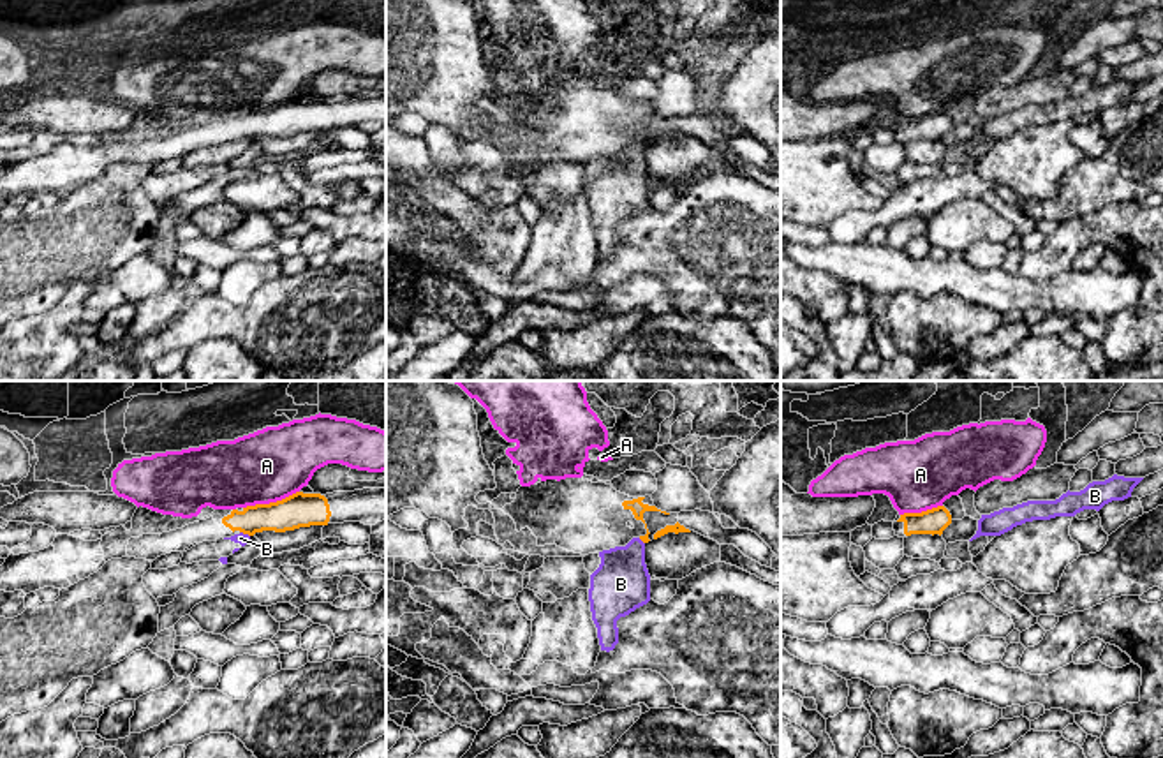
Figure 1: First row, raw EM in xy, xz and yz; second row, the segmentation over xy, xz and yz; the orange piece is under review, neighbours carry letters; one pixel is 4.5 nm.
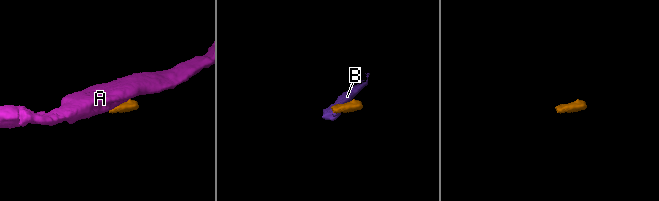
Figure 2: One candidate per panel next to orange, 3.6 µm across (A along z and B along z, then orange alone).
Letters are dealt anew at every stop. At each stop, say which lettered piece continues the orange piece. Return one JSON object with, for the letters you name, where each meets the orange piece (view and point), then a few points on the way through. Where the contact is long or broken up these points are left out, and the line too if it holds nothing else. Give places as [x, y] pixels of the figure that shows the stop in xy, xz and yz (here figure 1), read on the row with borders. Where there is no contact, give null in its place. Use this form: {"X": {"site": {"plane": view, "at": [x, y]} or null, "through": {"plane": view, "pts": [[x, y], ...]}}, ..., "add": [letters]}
{"add": []}

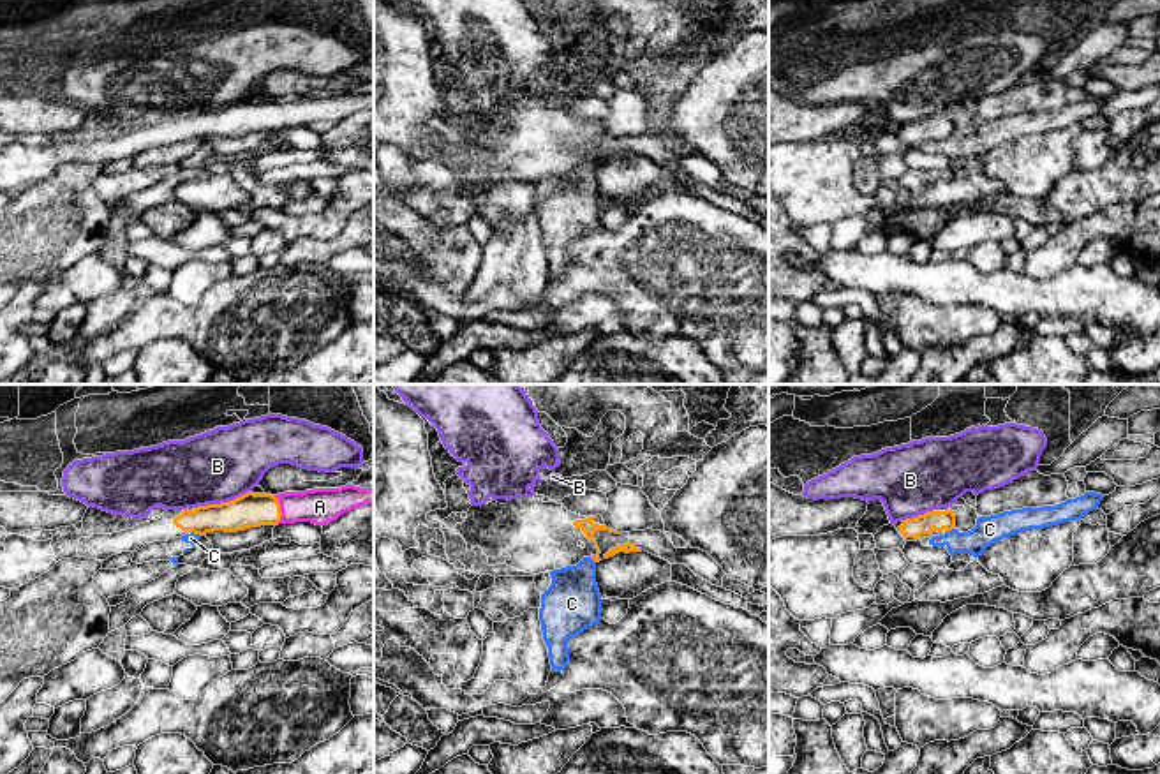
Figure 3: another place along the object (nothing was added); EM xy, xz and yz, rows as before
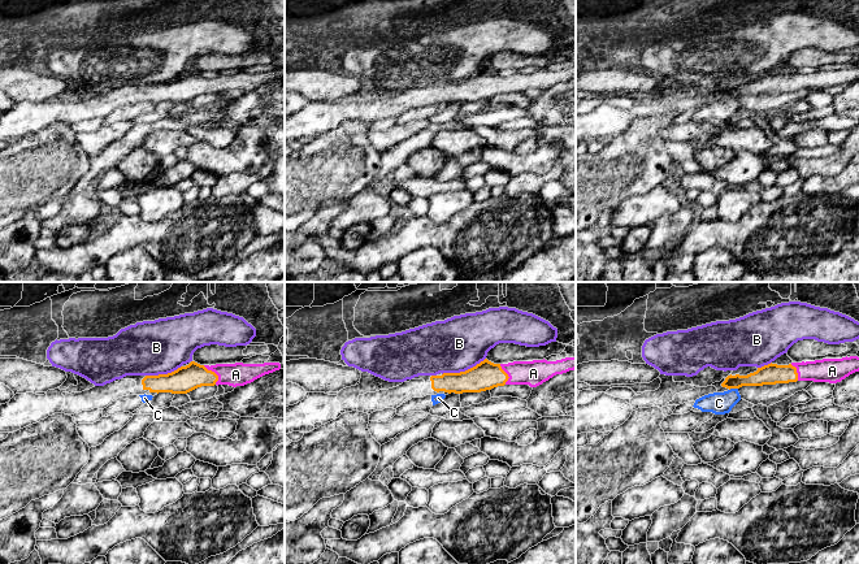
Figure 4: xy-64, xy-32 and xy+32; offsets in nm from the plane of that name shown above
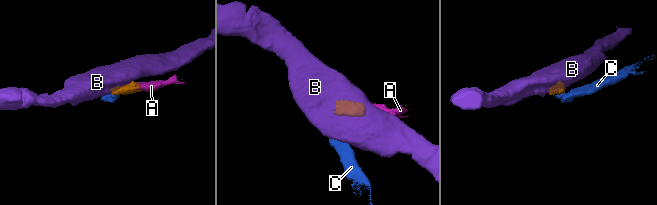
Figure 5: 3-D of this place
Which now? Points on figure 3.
{"A": {"site": {"plane": "xy", "at": [279, 510]}, "through": {"plane": "xy", "pts": [[251, 510], [279, 510], [319, 506]]}}, "add": ["A"]}

